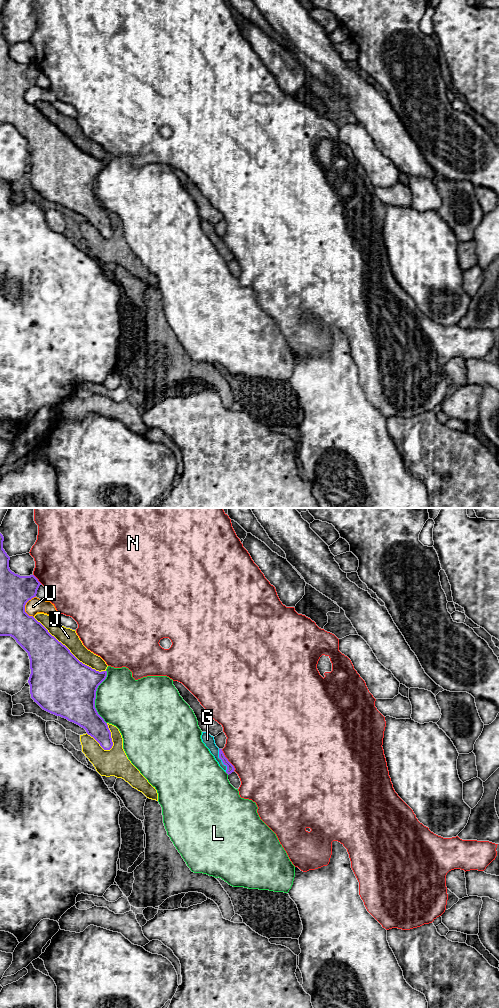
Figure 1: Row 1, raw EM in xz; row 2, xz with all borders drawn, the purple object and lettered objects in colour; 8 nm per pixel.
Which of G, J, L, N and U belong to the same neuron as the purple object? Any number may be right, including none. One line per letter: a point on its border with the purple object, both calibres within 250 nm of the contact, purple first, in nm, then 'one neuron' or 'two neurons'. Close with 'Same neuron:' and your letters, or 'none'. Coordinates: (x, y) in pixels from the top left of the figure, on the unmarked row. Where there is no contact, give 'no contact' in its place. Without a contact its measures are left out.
G: meets purple in xz at (221, 247); 60 nm thick on the purple side, 90 nm on the other; one neuron
J: meets purple in xz at (67, 136); 440 nm thick on the purple side, 140 nm on the other; two neurons
L: meets purple in xz at (95, 185); 480 nm thick on the purple side, 400 nm on the other; two neurons
N: meets purple in xz at (227, 248); 60 nm thick on the purple side, 460 nm on the other; two neurons
U: meets purple in xz at (24, 95); 260 nm thick on the purple side, 120 nm on the other; two neurons
Same neuron: G

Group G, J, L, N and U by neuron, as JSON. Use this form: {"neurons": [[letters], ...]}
{"neurons": [["G"], ["J"], ["L"], ["N"], ["U"]]}

